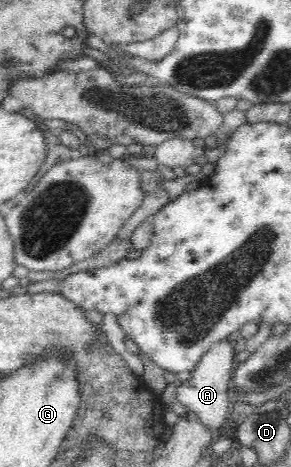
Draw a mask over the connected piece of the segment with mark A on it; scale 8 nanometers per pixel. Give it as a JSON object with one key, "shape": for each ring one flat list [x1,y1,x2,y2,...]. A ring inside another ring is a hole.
{"shape":[[223,340,210,347,200,358,196,367,192,370,193,374,187,381,185,380,180,386,171,387,172,396,186,406,189,411,196,414,196,418,208,428,216,438,218,429,224,425,229,418,228,411,230,407,230,377,237,363,234,353,232,352,233,343]]}

